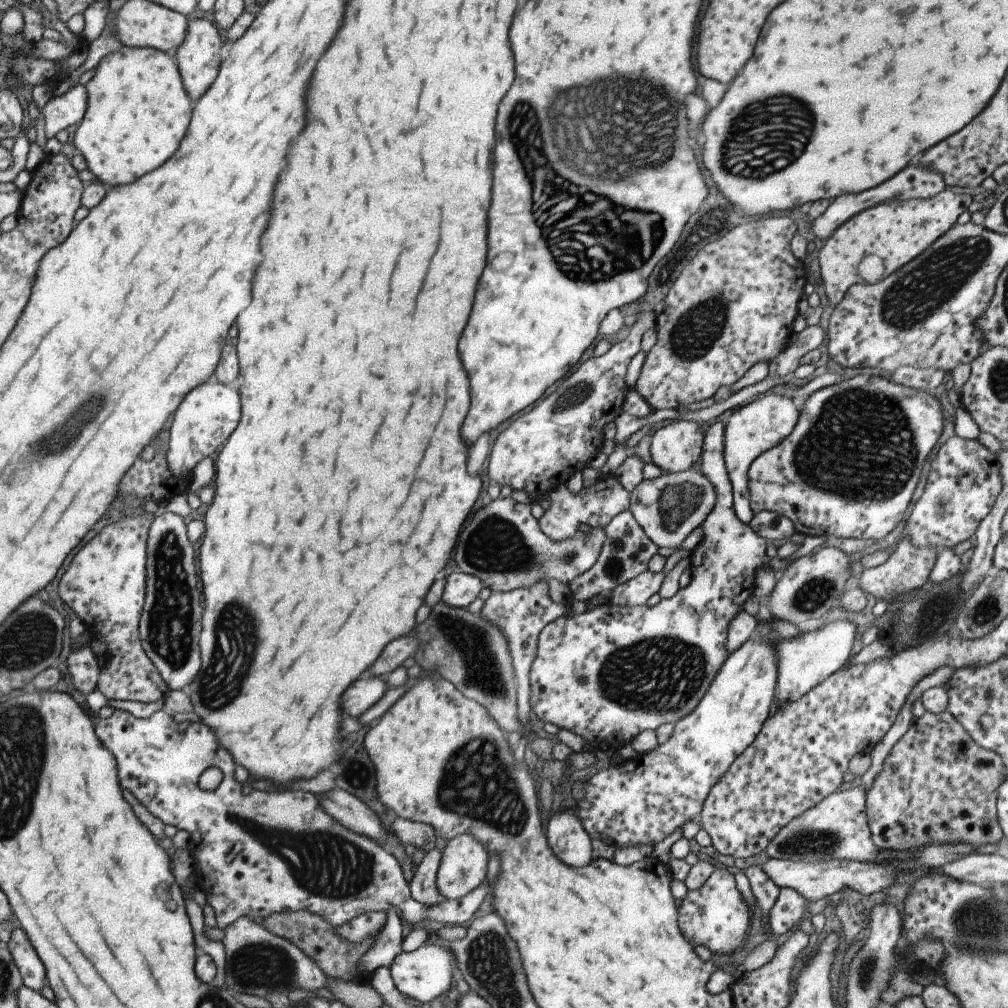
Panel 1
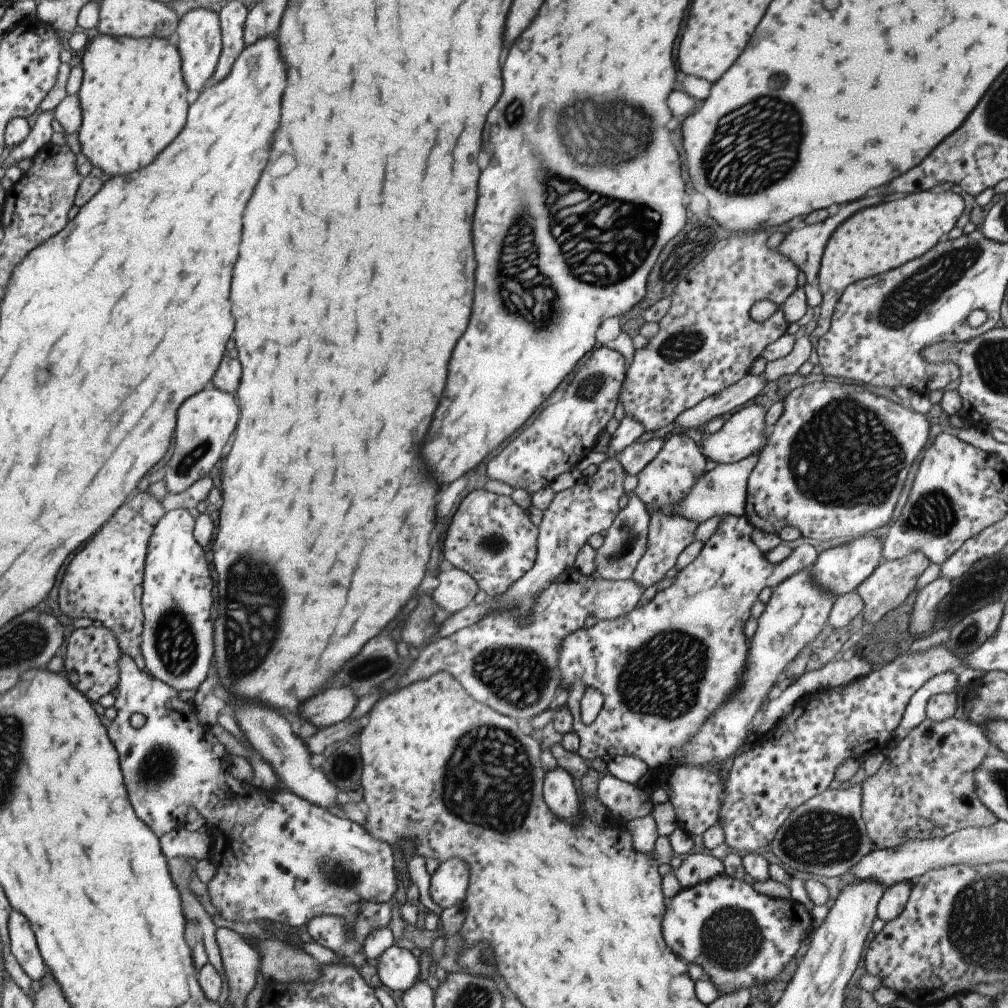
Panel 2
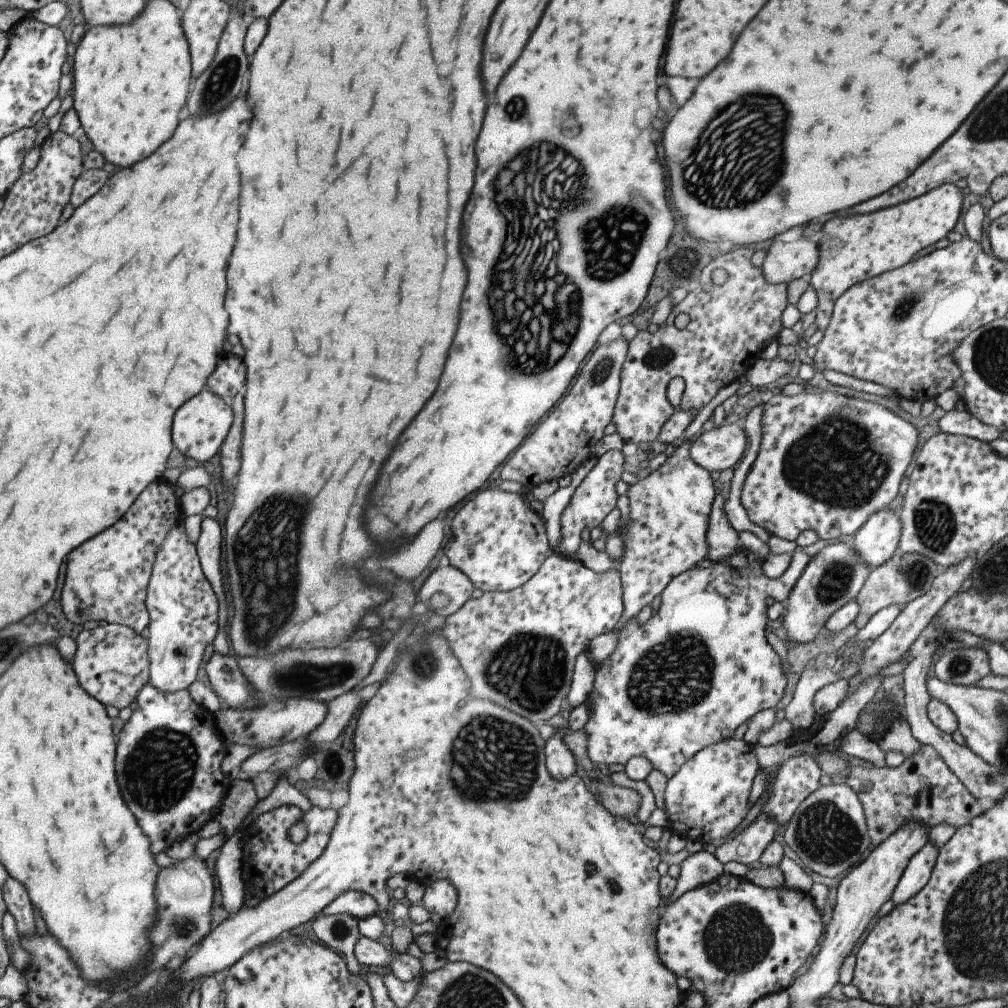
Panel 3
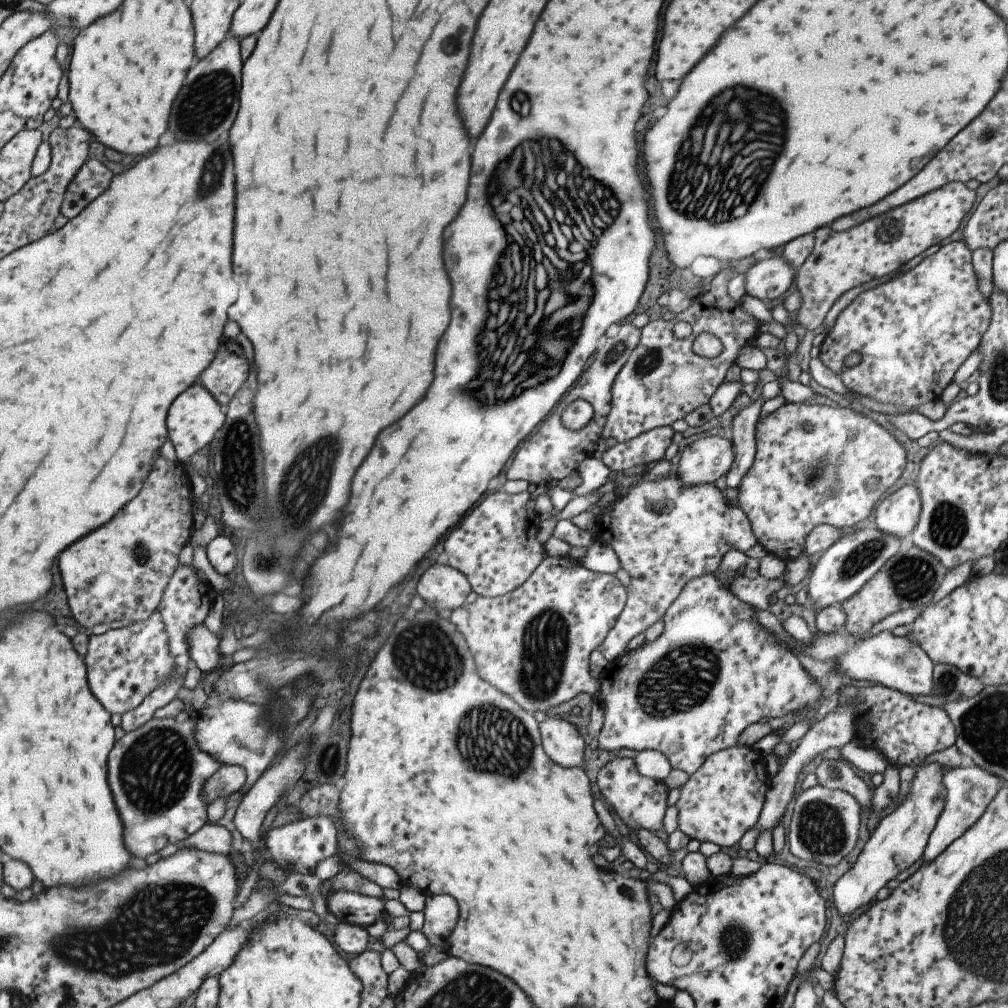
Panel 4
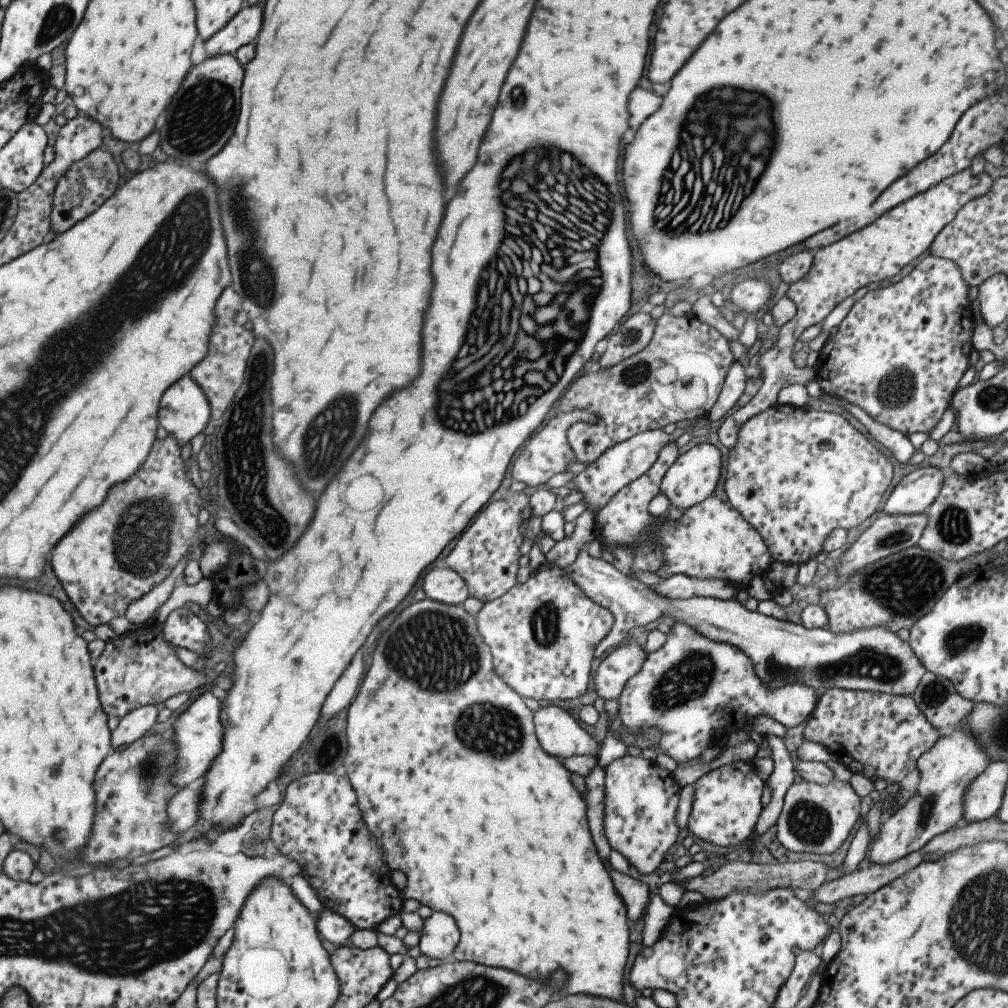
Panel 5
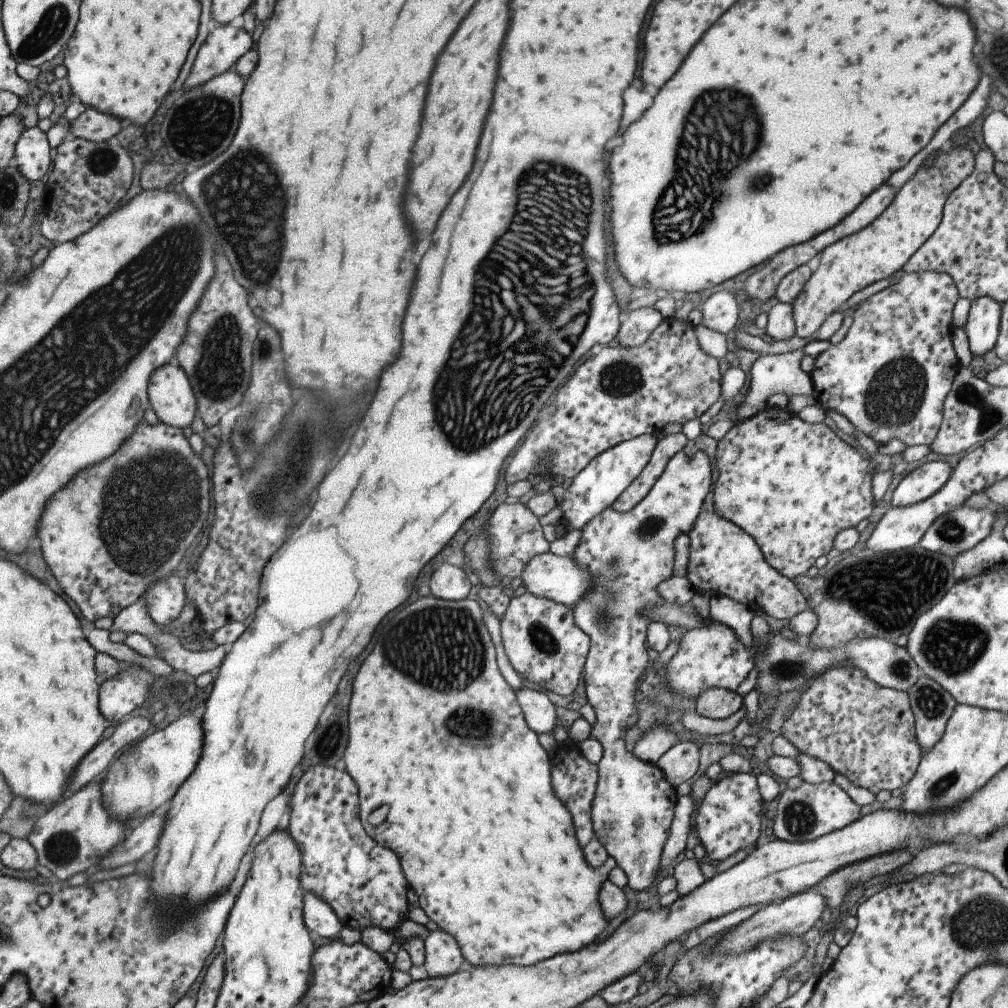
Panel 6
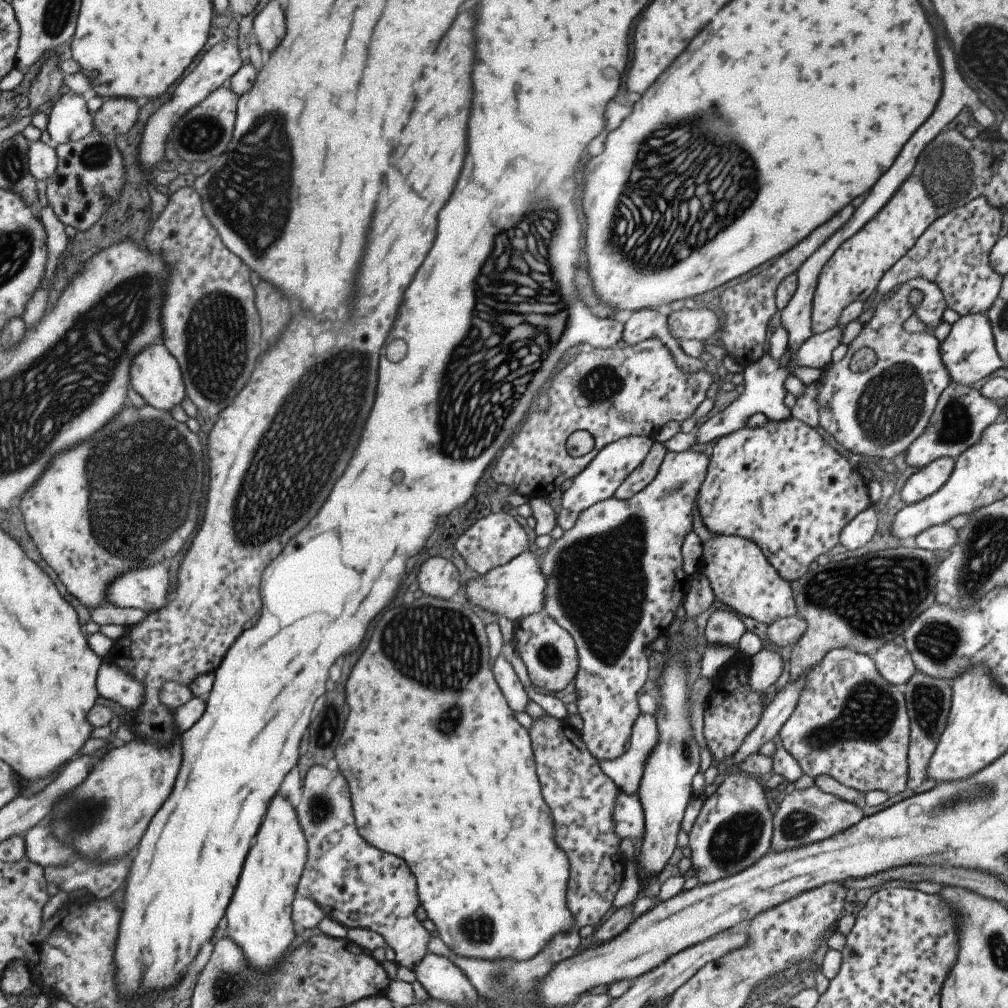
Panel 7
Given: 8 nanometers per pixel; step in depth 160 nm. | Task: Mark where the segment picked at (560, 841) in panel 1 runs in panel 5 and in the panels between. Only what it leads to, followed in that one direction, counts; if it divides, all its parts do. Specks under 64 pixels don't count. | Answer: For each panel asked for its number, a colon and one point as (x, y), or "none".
2: (558, 793)
3: (560, 763)
4: (562, 743)
5: (557, 732)

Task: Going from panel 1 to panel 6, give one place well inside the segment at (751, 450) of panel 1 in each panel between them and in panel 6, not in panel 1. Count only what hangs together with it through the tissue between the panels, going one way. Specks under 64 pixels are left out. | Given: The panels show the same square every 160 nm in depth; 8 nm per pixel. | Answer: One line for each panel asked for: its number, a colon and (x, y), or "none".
2: (741, 435)
3: (719, 448)
4: (704, 460)
5: (692, 476)
6: (628, 554)

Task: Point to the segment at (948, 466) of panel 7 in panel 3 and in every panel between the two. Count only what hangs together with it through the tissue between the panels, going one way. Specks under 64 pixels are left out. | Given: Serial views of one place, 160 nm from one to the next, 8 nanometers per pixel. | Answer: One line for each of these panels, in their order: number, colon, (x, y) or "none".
3: (875, 541)
4: (896, 515)
5: (914, 492)
6: (923, 481)

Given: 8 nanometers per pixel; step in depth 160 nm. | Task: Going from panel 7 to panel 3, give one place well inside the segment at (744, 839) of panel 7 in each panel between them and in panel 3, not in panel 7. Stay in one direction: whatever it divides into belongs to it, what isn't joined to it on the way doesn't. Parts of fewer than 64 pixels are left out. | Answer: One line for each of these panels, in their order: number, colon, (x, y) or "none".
3: (706, 799)
4: (720, 801)
5: (725, 806)
6: (728, 818)

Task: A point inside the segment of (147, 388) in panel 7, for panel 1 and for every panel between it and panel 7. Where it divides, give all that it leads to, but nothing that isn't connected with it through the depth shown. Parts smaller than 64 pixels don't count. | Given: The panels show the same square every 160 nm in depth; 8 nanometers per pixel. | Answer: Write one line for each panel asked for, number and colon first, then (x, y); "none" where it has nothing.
1: (168, 627)
2: (204, 423)
3: (199, 426)
4: (194, 416)
5: (183, 411)
6: (170, 396)

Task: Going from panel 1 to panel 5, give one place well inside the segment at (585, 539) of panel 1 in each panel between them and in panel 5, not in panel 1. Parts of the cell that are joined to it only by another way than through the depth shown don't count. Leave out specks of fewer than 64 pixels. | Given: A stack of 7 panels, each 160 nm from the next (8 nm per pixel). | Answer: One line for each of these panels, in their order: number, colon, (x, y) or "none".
2: (490, 537)
3: (498, 542)
4: (495, 548)
5: (485, 556)

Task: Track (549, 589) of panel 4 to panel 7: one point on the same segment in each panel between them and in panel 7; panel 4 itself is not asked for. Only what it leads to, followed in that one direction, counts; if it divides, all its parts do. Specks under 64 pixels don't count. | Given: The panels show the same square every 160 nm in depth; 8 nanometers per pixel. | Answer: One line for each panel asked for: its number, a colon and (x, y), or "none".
5: (541, 634)
6: (542, 644)
7: (547, 651)

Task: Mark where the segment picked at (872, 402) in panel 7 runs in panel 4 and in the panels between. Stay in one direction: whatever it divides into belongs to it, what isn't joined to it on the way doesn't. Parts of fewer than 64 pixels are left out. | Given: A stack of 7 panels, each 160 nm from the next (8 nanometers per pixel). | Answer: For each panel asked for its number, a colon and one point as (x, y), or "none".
4: (912, 332)
5: (898, 353)
6: (888, 377)

